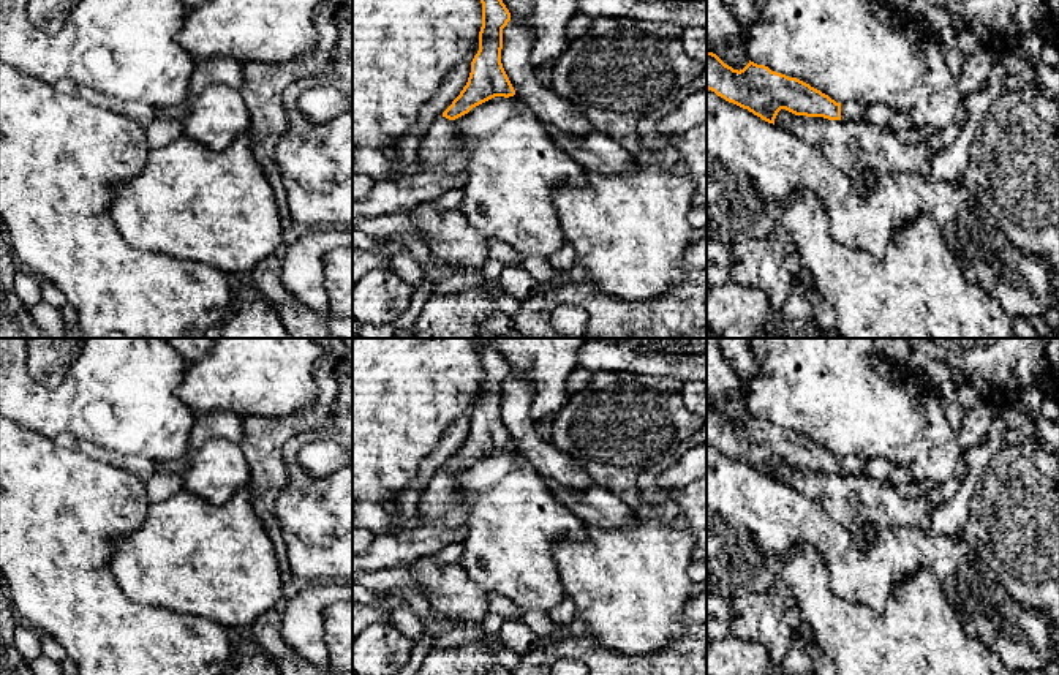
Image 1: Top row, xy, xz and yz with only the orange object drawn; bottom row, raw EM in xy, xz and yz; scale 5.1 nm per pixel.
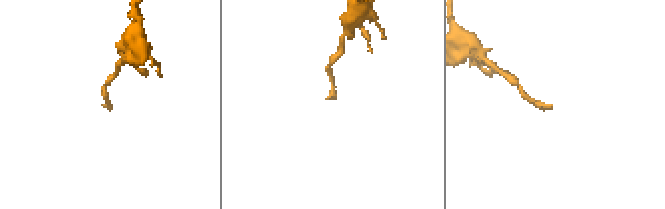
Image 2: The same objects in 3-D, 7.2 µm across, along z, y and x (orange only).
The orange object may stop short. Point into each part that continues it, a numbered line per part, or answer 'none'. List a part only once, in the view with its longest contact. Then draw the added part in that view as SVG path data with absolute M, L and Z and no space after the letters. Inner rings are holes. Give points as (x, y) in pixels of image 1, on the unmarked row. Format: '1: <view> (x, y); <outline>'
1: yz (849, 465); M855 455L841 458L841 474L858 474L868 460Z

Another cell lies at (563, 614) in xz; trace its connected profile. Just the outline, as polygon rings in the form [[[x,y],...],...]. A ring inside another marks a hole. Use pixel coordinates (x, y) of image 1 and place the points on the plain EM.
[[[566,596],[548,615],[558,626],[569,626],[577,615],[575,602]]]

